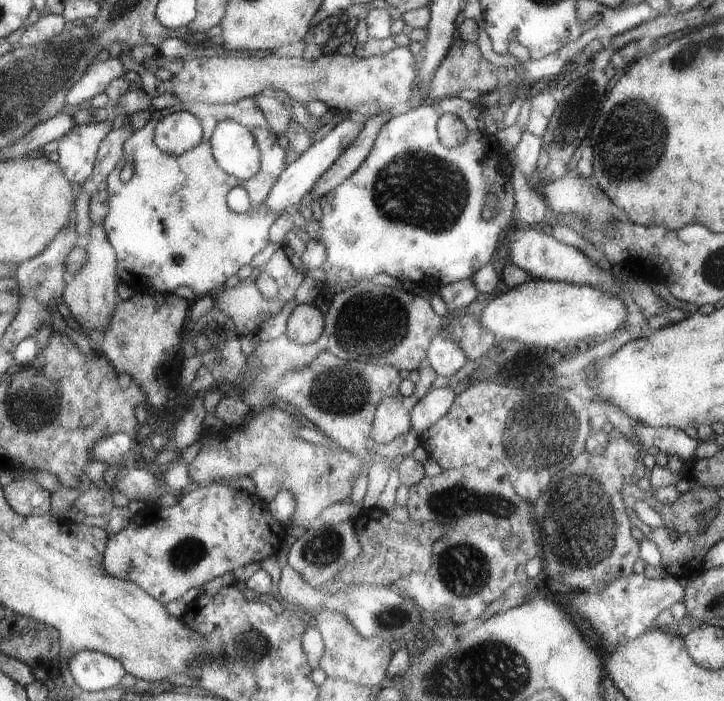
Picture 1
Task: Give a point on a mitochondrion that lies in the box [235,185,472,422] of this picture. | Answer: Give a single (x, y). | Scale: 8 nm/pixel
(362, 323)

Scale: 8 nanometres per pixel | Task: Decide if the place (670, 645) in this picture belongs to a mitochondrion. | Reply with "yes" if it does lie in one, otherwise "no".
no

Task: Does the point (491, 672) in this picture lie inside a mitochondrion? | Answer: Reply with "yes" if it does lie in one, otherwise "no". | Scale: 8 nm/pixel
yes

